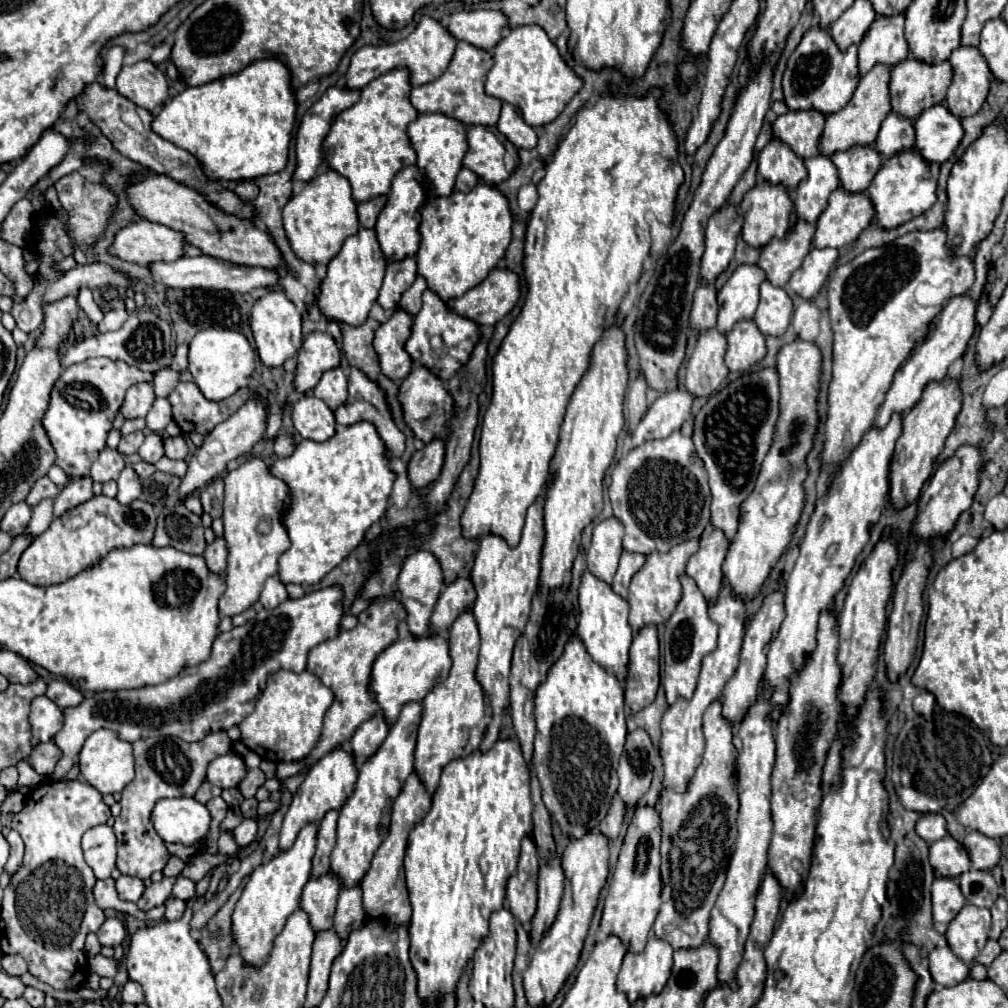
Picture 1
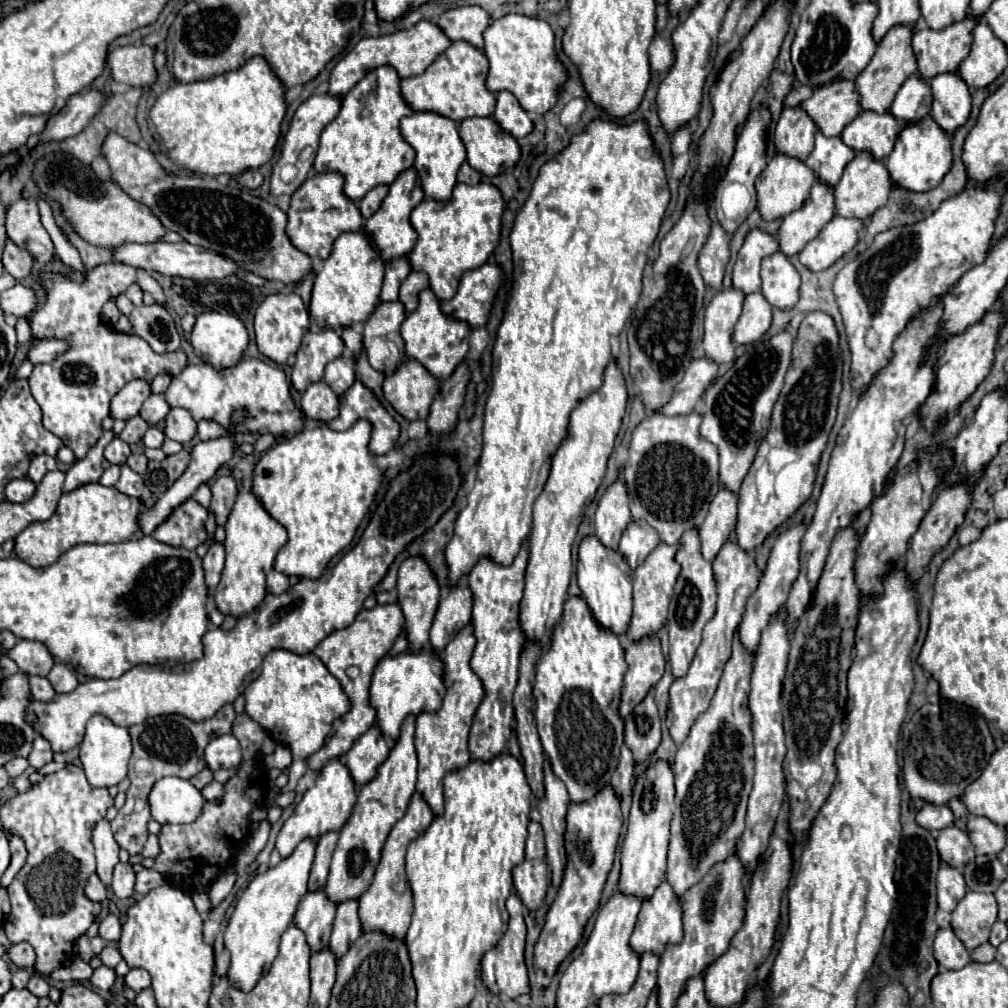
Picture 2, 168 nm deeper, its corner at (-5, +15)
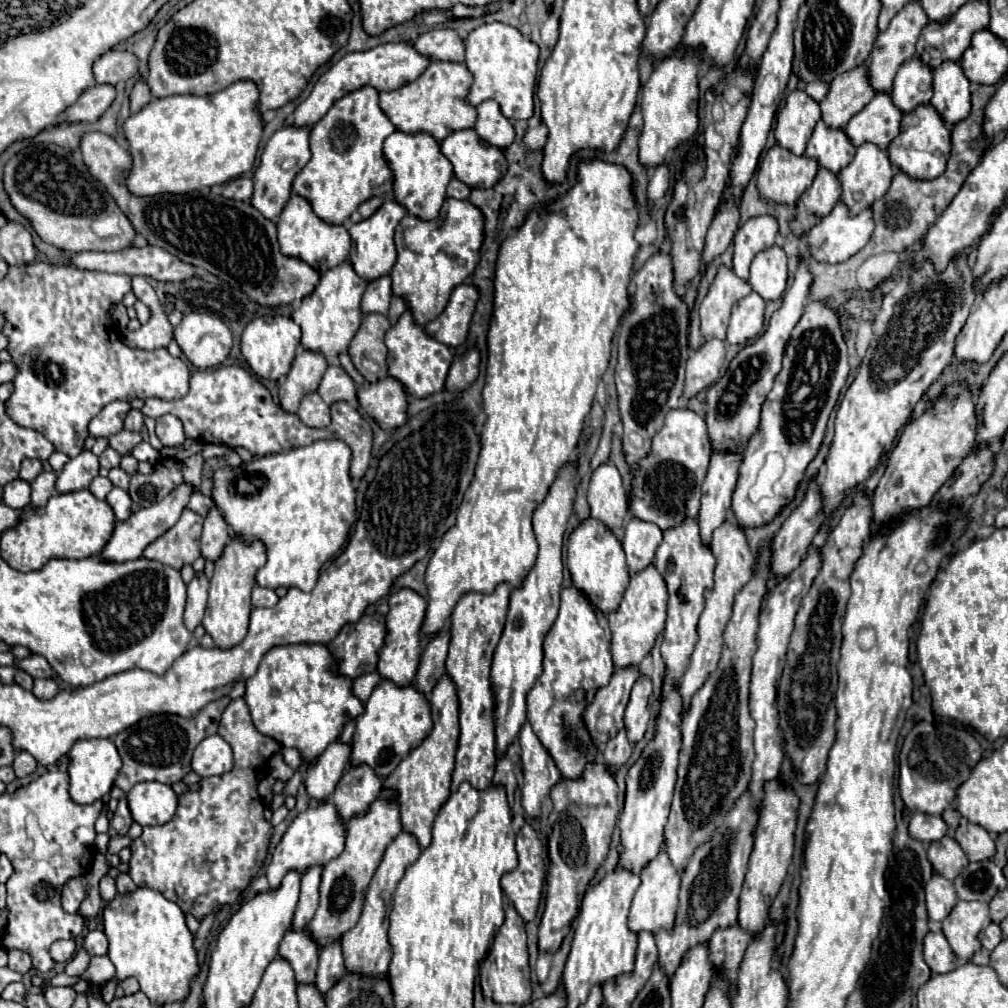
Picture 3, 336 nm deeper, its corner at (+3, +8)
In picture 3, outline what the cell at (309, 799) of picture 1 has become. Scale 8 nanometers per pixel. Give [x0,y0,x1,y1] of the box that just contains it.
[265,802,345,890]

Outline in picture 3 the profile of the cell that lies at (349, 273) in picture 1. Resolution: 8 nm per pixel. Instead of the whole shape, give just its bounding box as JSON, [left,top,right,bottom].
[291,262,367,358]

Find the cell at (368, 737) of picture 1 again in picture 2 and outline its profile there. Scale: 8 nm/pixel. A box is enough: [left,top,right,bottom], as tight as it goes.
[343,725,389,785]

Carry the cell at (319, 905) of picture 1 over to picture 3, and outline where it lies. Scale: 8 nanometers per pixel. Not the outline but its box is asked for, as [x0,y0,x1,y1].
[279,930,319,984]

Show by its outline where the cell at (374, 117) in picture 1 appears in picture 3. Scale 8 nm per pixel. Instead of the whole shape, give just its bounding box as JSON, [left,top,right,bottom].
[293,86,395,224]

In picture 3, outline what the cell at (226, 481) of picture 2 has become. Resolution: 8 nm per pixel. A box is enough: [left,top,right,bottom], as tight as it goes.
[201,506,229,562]

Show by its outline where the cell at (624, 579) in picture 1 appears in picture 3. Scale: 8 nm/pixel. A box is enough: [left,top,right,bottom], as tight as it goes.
[621,518,663,572]

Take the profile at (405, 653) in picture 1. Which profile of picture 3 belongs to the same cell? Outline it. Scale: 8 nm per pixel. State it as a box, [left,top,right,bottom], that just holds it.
[349,680,431,778]

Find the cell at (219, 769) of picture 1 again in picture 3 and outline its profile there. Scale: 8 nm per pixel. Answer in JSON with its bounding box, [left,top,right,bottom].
[191,736,233,776]

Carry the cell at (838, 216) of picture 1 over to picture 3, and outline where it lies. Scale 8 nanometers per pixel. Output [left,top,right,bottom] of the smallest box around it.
[839,142,893,214]

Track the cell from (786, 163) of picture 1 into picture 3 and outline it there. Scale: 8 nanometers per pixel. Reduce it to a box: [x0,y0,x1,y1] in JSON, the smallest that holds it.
[775,90,821,156]

